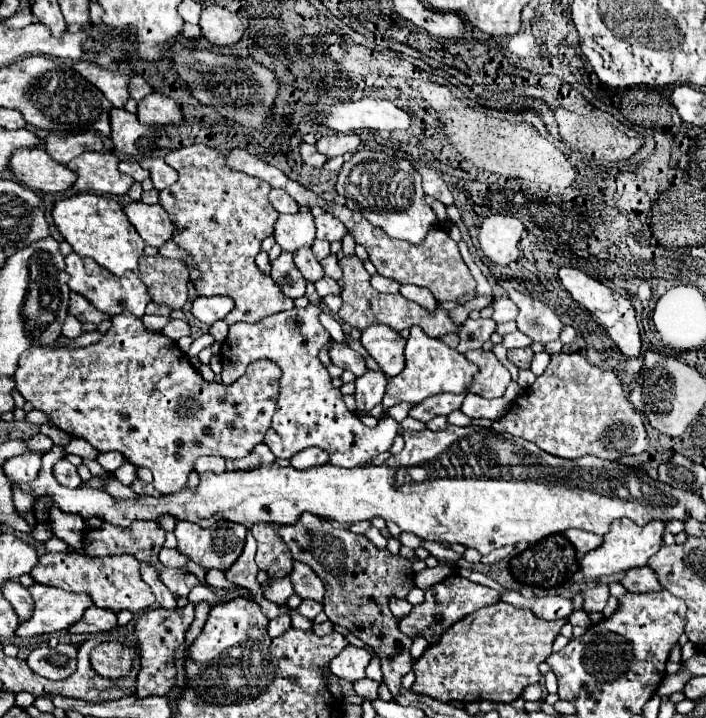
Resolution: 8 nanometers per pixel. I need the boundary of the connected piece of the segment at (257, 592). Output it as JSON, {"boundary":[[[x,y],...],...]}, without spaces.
{"boundary":[[[248,533],[244,553],[238,557],[236,565],[234,565],[232,569],[228,569],[226,577],[228,577],[232,583],[236,583],[238,587],[246,587],[246,589],[250,591],[250,595],[252,595],[252,601],[254,601],[256,605],[260,605],[260,609],[268,615],[268,619],[272,619],[272,617],[284,613],[286,609],[280,609],[278,605],[274,605],[272,601],[268,601],[268,599],[264,597],[262,587],[260,587],[260,583],[258,583],[258,579],[256,579],[258,569],[256,569],[256,563],[254,563],[254,555],[256,555],[256,539]]]}

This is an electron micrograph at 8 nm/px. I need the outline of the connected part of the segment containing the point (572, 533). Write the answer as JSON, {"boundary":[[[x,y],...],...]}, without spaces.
{"boundary":[[[568,529],[564,535],[566,535],[566,537],[570,539],[570,543],[576,547],[576,551],[580,553],[580,557],[586,555],[588,551],[598,549],[598,547],[602,545],[602,537],[600,537],[600,535],[594,535],[594,533],[584,531],[584,529]]]}

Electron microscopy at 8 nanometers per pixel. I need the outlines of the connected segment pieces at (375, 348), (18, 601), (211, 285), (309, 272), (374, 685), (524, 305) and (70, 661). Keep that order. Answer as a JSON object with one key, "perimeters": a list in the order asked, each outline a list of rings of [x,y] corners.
{"perimeters":[[[[368,325],[360,337],[362,347],[382,367],[386,377],[394,377],[404,369],[404,345],[406,339],[398,331],[384,325]]],[[[8,581],[8,583],[2,585],[2,593],[12,603],[20,623],[28,621],[30,615],[32,615],[32,609],[34,609],[34,601],[32,601],[30,591],[26,587],[22,587],[20,583],[16,583],[16,581]]],[[[188,145],[174,149],[164,157],[164,161],[178,171],[178,181],[160,191],[160,205],[180,227],[180,233],[176,233],[174,243],[188,251],[202,271],[202,281],[196,283],[196,291],[200,295],[228,295],[234,299],[234,309],[224,317],[228,325],[234,325],[238,321],[258,323],[264,317],[292,309],[294,301],[288,299],[270,277],[264,277],[254,263],[262,239],[274,233],[274,221],[278,217],[276,209],[268,201],[268,193],[272,187],[264,185],[264,181],[256,181],[256,177],[248,177],[240,171],[230,169],[226,165],[226,157],[206,145]]],[[[302,247],[298,251],[294,251],[294,265],[298,267],[298,271],[308,279],[308,281],[316,281],[324,275],[318,259],[312,253],[312,247]]],[[[364,679],[364,681],[354,683],[354,689],[356,689],[356,693],[362,695],[362,697],[366,697],[366,693],[368,693],[368,699],[377,699],[379,683],[370,681],[370,679]]],[[[510,289],[508,297],[518,305],[516,323],[522,333],[532,337],[534,343],[548,343],[558,339],[562,321],[552,309],[548,309],[542,301],[528,297],[516,289]]],[[[60,643],[58,647],[38,647],[28,657],[28,667],[46,679],[66,679],[76,671],[78,645]]]]}

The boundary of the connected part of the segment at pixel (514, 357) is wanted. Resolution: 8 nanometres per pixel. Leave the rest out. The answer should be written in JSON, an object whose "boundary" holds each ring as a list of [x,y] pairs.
{"boundary":[[[522,347],[522,349],[510,349],[508,351],[508,359],[518,367],[518,369],[528,369],[530,361],[532,361],[534,353],[530,347]]]}

